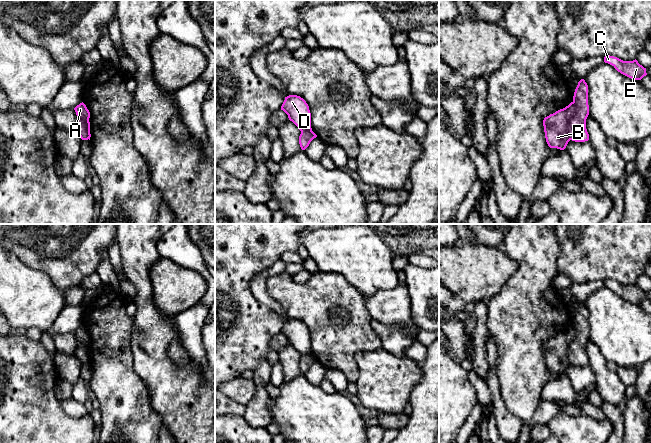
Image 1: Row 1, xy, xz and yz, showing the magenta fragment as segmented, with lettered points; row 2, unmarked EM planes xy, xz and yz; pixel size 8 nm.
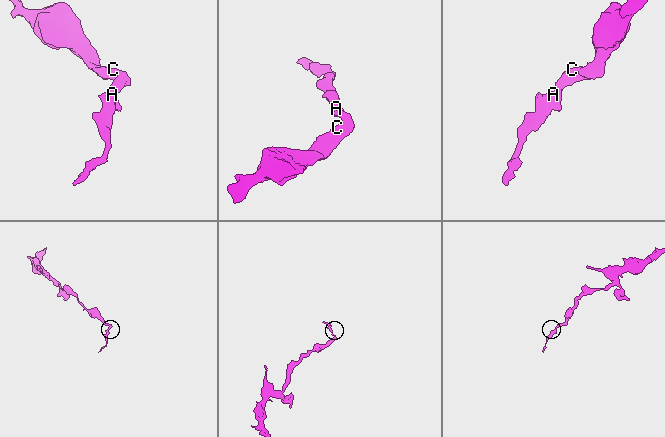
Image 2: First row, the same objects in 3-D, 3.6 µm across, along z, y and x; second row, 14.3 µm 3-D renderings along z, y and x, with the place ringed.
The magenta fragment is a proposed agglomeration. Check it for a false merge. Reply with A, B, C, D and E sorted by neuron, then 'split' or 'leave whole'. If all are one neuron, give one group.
groups A B D / C E; split

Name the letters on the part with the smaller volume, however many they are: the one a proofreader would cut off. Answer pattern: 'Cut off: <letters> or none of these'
Cut off: A, B, D

